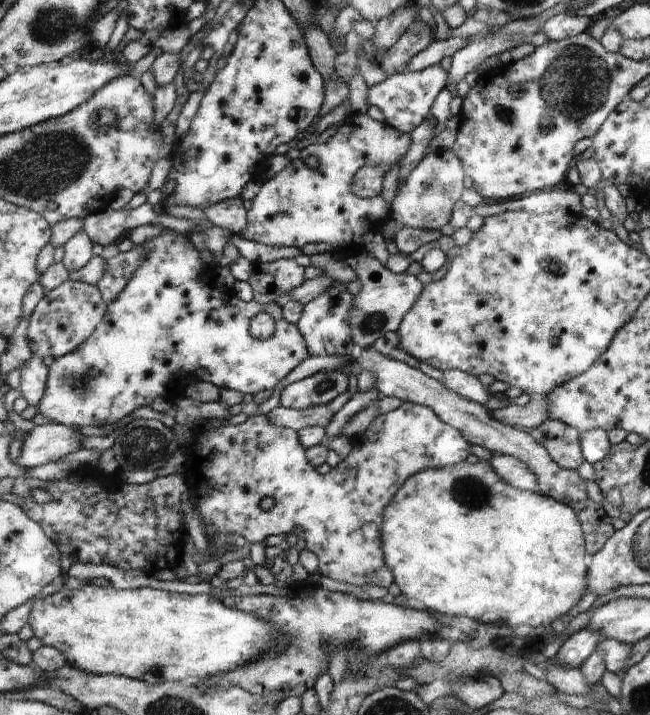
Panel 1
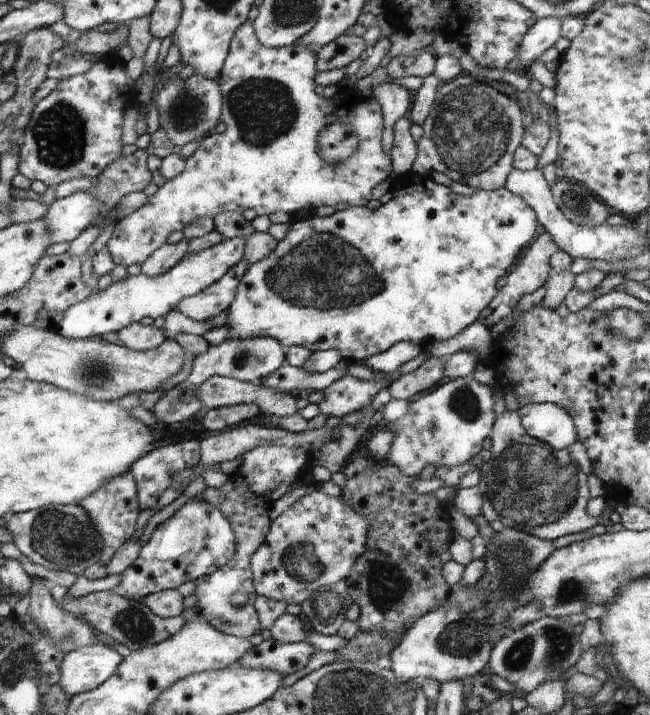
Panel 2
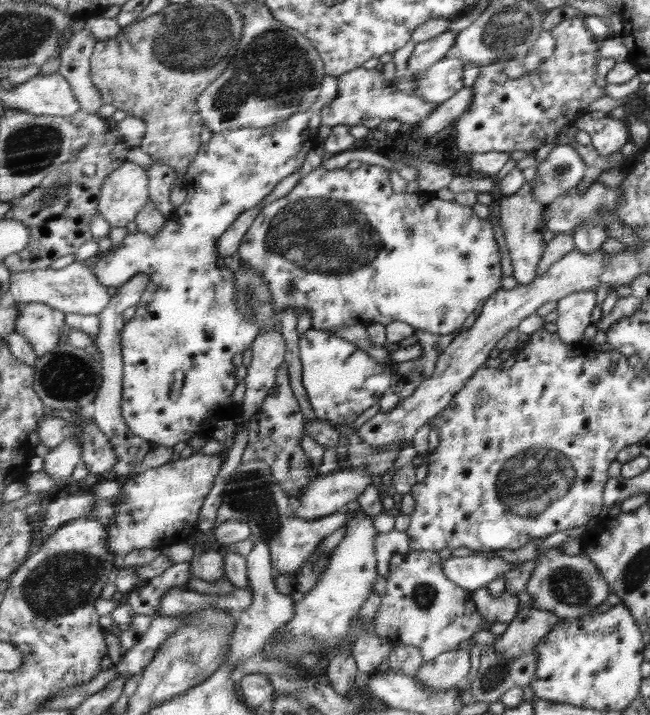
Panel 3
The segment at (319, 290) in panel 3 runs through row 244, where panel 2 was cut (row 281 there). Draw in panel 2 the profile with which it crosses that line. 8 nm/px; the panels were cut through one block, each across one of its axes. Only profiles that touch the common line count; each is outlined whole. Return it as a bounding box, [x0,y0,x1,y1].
[225,172,538,363]

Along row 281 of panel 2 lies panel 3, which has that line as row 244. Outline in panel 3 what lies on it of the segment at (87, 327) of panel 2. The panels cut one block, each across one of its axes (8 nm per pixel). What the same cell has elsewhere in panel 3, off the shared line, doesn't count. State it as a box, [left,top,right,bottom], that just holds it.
[94,77,337,447]

